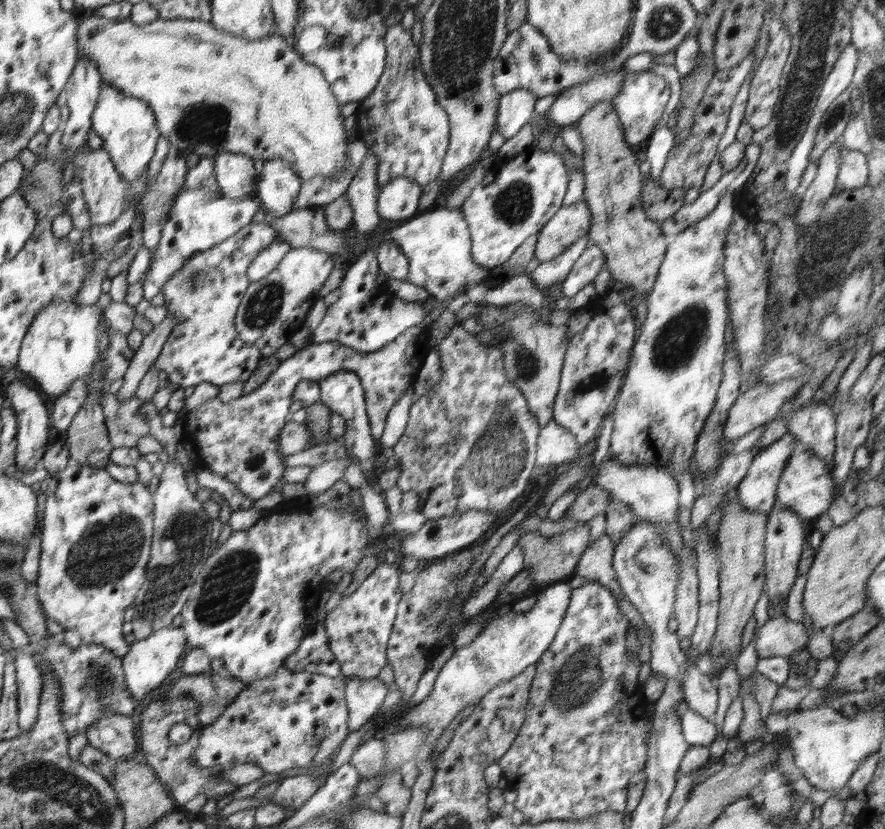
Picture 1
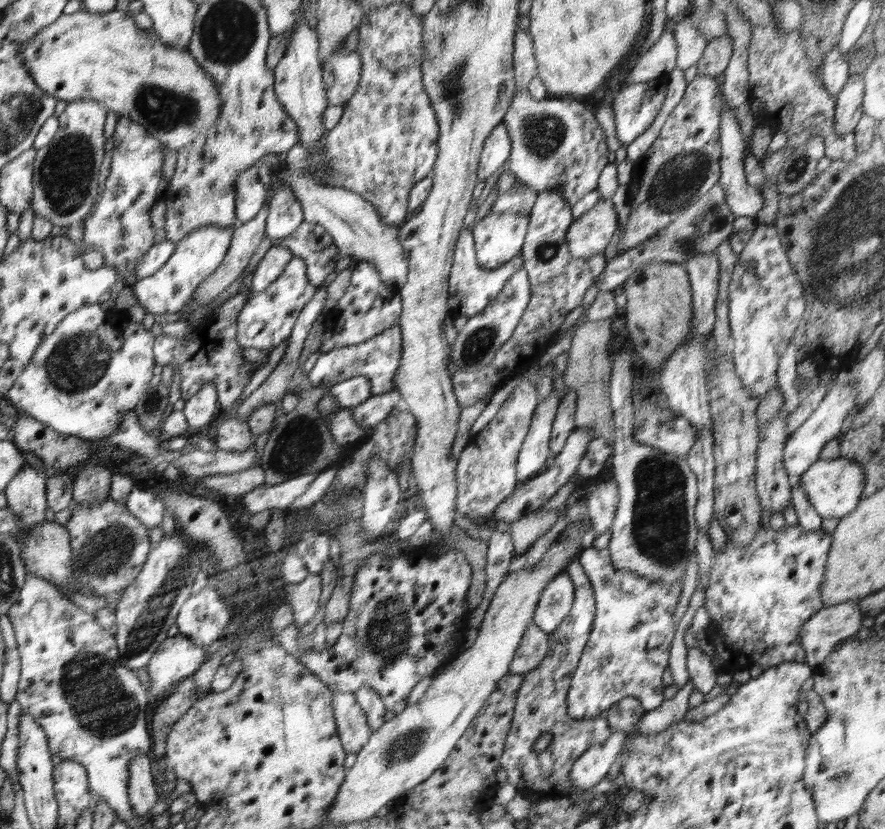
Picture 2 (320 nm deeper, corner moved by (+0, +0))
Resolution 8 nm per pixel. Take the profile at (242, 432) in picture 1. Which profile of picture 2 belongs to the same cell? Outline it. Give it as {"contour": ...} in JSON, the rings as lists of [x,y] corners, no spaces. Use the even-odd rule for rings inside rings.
{"contour":[[[398,324],[384,333],[377,334],[369,341],[361,342],[360,345],[344,346],[322,352],[314,367],[308,373],[308,378],[313,387],[328,387],[344,382],[354,375],[367,376],[372,387],[372,394],[378,396],[388,392],[394,392],[394,379],[396,370],[399,369],[402,352],[401,328]]]}

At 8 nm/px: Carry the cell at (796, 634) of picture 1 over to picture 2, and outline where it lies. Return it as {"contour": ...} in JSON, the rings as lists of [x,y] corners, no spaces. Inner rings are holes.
{"contour":[[[848,601],[821,609],[799,631],[799,642],[812,668],[824,660],[841,642],[856,637],[861,629],[862,614],[857,602]]]}

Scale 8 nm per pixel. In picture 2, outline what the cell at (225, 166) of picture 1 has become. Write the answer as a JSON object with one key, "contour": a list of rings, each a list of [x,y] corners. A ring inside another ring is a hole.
{"contour":[[[256,164],[247,169],[237,180],[236,221],[239,225],[252,221],[264,208],[266,186],[258,180]]]}

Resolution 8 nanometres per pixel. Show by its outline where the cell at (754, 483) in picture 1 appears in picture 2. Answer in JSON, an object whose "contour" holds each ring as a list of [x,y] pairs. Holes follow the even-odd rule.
{"contour":[[[840,383],[832,386],[812,414],[789,435],[783,450],[783,467],[791,479],[806,472],[820,456],[824,445],[831,439],[841,436],[840,428],[847,416],[854,413],[858,390]]]}

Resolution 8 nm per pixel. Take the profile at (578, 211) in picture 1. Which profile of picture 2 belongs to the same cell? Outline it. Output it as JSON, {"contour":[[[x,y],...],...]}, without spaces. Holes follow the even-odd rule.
{"contour":[[[612,199],[598,201],[590,210],[574,218],[566,233],[566,246],[573,258],[588,259],[605,253],[618,224]]]}

